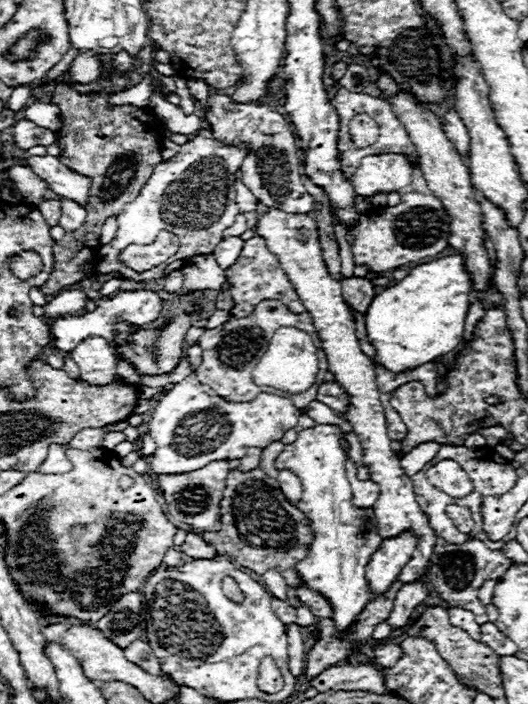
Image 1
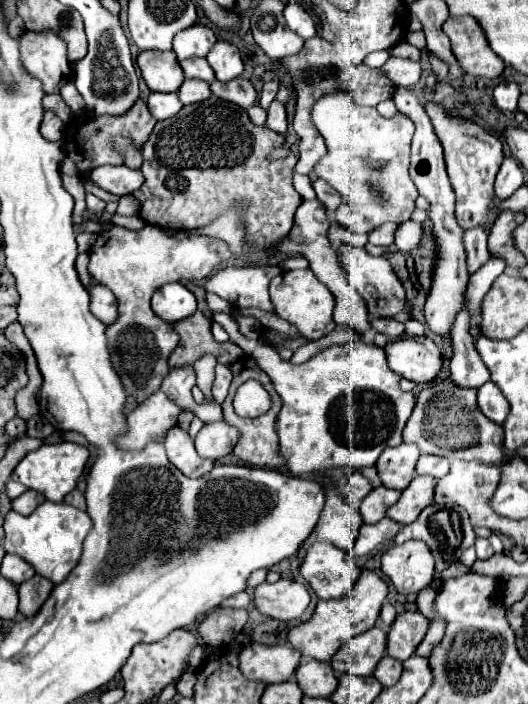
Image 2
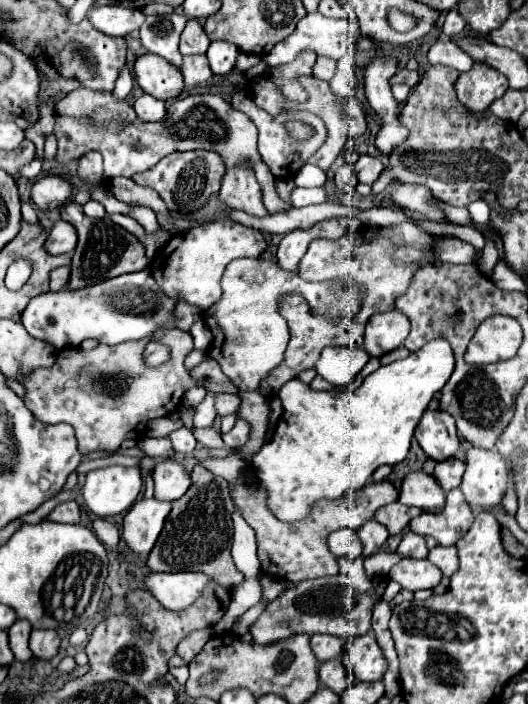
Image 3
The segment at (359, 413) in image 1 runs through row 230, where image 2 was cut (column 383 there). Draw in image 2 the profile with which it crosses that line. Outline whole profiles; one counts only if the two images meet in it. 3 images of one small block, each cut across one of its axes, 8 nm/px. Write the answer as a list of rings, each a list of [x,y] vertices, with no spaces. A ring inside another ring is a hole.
[[[342,244],[340,246],[340,260],[342,260],[342,268],[348,274],[348,282],[364,298],[370,318],[392,318],[398,312],[402,312],[404,302],[406,302],[406,294],[404,294],[402,282],[394,274],[394,270],[392,270],[390,262],[386,260],[386,256],[372,258],[364,248],[354,248],[354,246]]]

